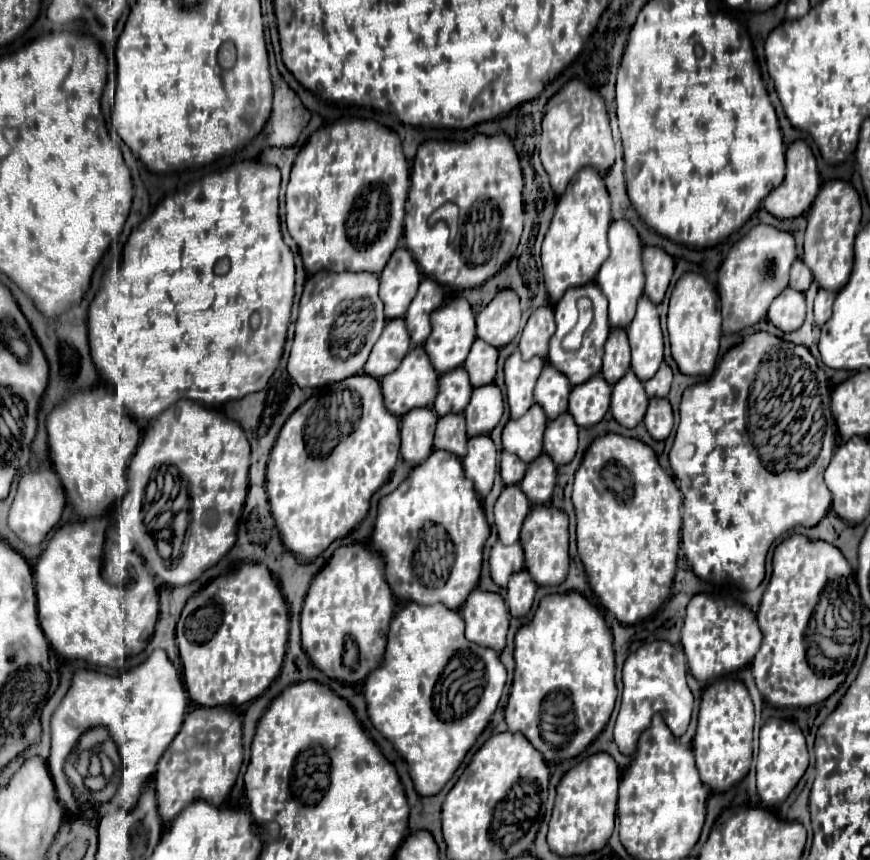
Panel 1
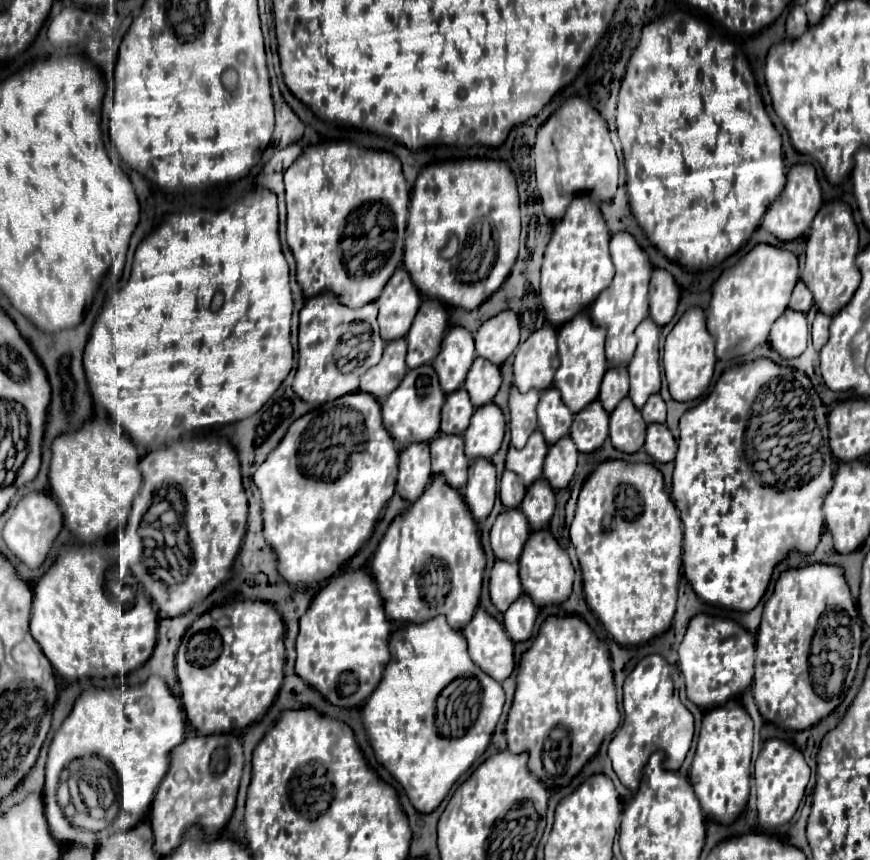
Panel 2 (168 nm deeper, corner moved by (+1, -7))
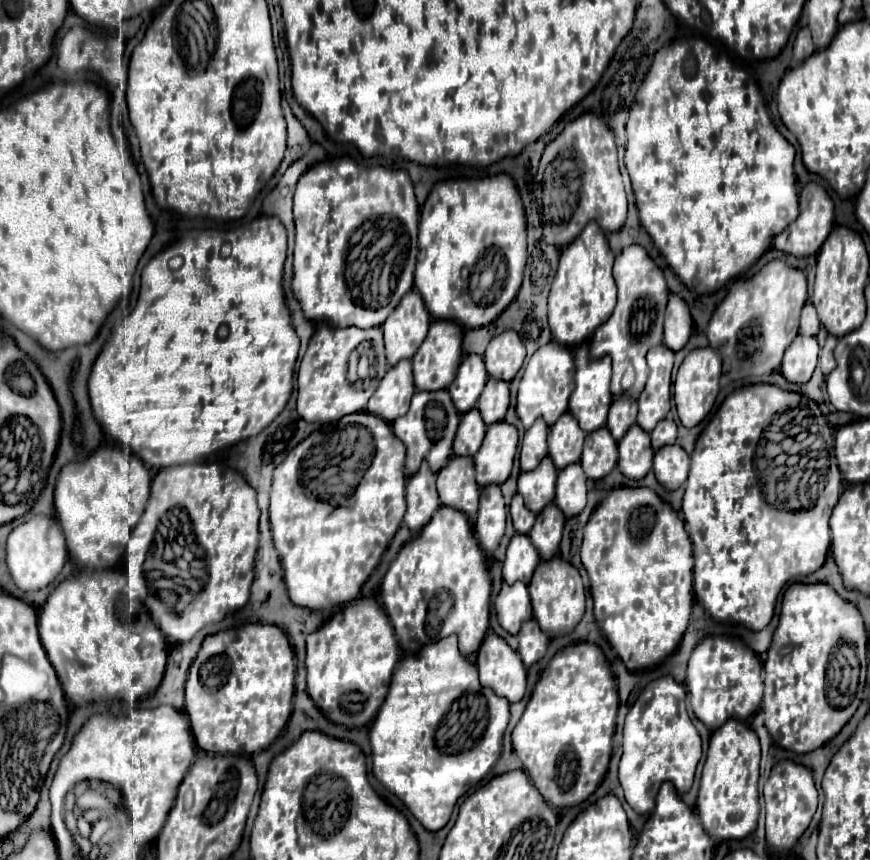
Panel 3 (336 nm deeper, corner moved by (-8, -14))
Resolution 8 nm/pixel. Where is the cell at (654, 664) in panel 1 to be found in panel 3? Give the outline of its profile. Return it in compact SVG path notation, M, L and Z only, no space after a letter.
M661 676L657 680L651 680L643 688L643 692L635 700L635 704L629 708L629 714L625 718L623 756L619 762L619 782L623 786L625 800L629 802L629 806L635 812L649 814L653 810L655 796L659 792L661 782L669 780L675 784L679 794L685 794L693 784L693 776L695 776L699 758L701 758L701 736L699 736L697 728L693 726L693 722L687 714L687 708L685 708L685 686L675 682L671 676Z

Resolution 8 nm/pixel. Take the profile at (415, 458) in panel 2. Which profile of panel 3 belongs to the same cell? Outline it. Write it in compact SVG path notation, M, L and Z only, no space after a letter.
M423 460L421 468L407 480L407 512L403 522L413 534L417 534L431 520L439 506L441 502L435 488L435 474Z

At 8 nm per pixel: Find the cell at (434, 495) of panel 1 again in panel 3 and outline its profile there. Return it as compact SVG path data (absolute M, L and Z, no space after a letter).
M441 506L423 526L421 534L401 548L381 582L383 606L393 622L403 650L409 648L411 642L433 642L433 638L425 630L425 618L429 602L439 590L447 590L449 596L453 596L449 620L447 624L443 624L441 636L457 634L461 654L473 656L477 652L477 644L481 644L489 628L491 578L467 516L449 506Z

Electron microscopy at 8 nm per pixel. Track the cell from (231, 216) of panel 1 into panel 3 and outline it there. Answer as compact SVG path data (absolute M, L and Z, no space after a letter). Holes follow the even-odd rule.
M259 216L253 222L239 226L235 230L229 230L229 232L202 230L195 237L181 238L179 242L173 242L171 246L167 246L165 250L161 250L157 256L153 256L149 260L149 264L143 268L143 274L141 274L141 290L139 290L135 310L115 328L111 340L105 344L99 358L95 360L91 376L89 376L89 398L91 398L91 408L95 414L95 420L101 424L101 428L107 436L111 436L115 442L121 444L106 446L131 448L137 456L141 456L145 460L147 466L159 470L159 468L173 466L173 464L201 460L219 448L225 448L225 446L231 446L239 440L255 436L257 432L261 432L261 428L269 426L283 412L283 408L291 396L291 390L293 390L293 372L295 372L295 362L297 362L297 354L299 354L299 338L297 338L295 328L291 324L293 318L291 318L291 310L287 306L285 292L283 292L283 264L285 264L286 250L287 232L285 226L281 224L281 220L277 216ZM223 242L231 242L231 246L233 246L233 250L227 258L223 258L219 254ZM173 256L181 256L185 260L185 264L177 272L173 272L167 264ZM223 322L229 326L229 334L227 334L227 338L221 340L221 338L217 338L217 328Z

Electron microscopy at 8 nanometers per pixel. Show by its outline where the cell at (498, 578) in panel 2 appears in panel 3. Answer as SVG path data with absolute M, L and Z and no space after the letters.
M503 582L503 588L495 600L495 610L497 610L499 624L509 634L517 634L517 628L521 628L521 622L533 616L527 586L523 582L515 582L515 584Z

